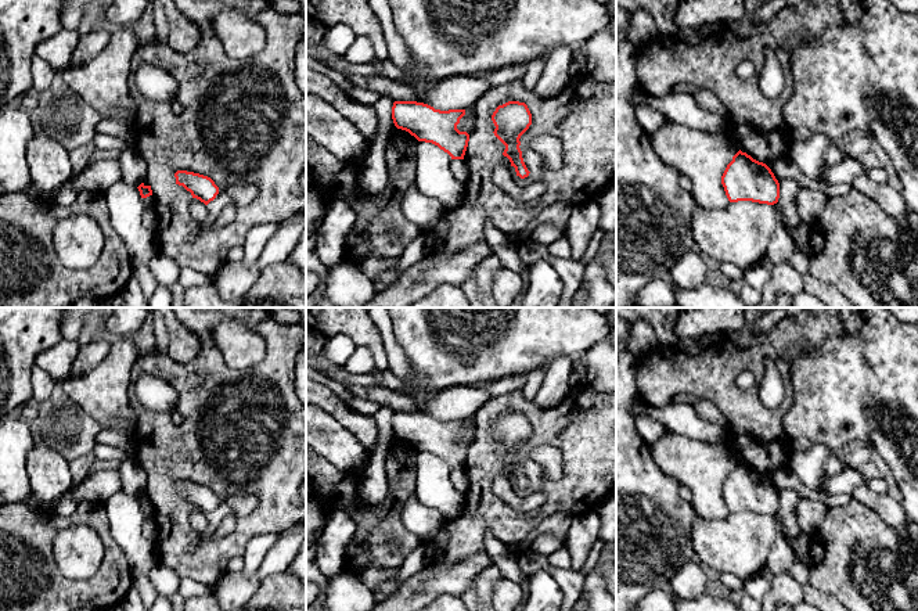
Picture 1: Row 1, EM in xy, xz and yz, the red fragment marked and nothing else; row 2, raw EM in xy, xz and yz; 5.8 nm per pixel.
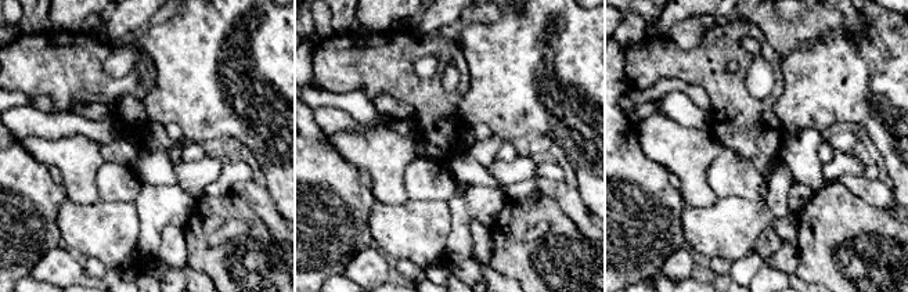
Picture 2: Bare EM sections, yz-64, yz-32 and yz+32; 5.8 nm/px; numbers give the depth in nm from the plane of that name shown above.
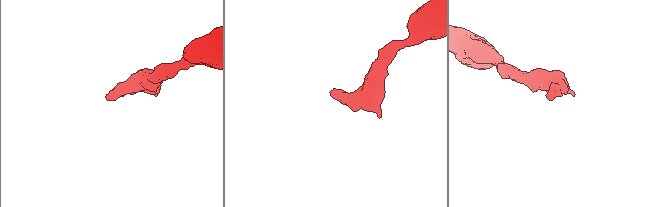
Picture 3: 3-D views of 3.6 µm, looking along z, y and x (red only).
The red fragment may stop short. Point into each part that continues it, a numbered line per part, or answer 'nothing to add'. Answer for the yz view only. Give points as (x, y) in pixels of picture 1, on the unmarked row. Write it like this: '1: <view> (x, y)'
nothing to add

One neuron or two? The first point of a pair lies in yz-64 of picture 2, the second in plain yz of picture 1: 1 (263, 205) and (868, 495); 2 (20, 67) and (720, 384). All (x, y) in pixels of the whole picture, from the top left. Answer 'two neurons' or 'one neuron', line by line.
1: one neuron
2: one neuron

